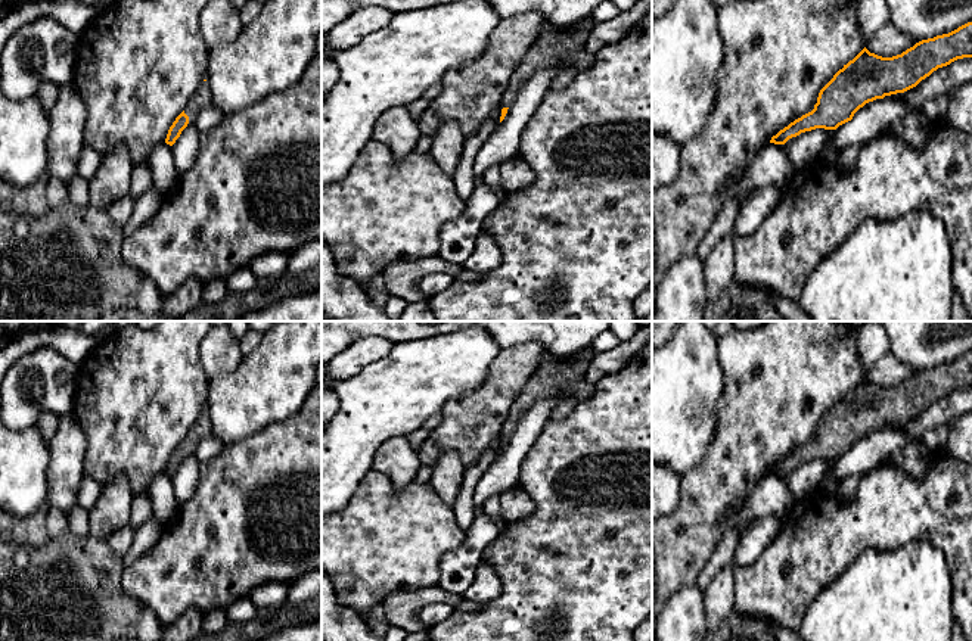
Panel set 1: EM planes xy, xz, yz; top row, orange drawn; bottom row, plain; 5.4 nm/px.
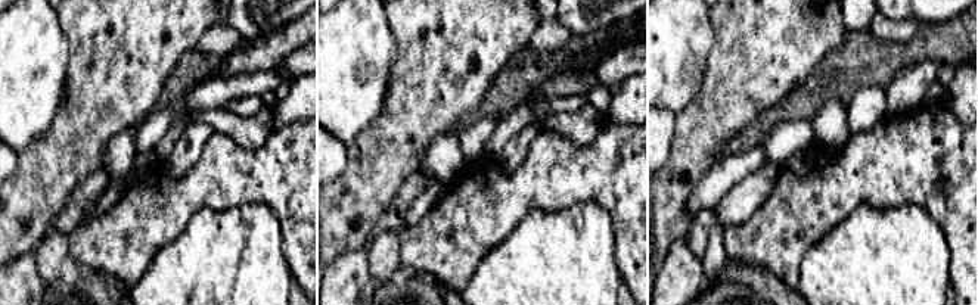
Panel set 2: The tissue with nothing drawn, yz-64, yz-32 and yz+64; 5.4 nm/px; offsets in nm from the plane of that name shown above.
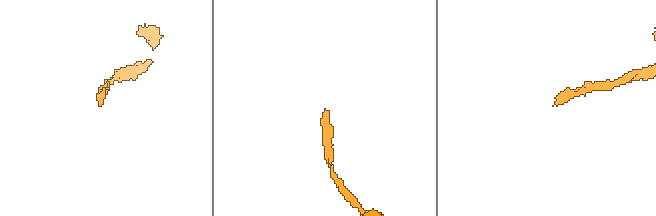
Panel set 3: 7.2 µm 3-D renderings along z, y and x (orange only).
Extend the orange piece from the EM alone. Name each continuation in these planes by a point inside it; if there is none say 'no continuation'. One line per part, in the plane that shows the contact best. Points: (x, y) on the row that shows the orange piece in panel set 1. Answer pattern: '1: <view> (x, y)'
1: xy (202, 97)

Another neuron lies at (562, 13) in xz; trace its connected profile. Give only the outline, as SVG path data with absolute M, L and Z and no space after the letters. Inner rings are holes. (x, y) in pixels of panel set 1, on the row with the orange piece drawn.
M485 0L501 18L538 12L559 29L569 29L591 19L593 10L606 0Z

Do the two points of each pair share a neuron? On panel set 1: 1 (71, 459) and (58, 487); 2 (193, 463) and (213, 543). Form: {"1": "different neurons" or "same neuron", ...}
{"1": "same neuron", "2": "different neurons"}

